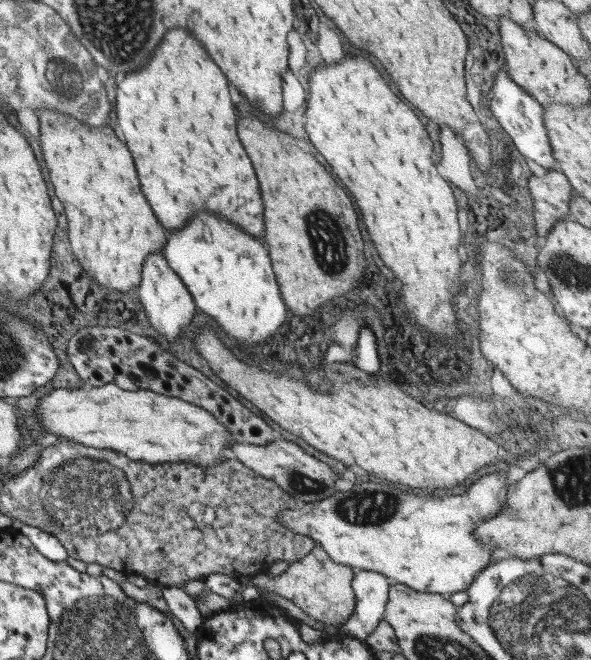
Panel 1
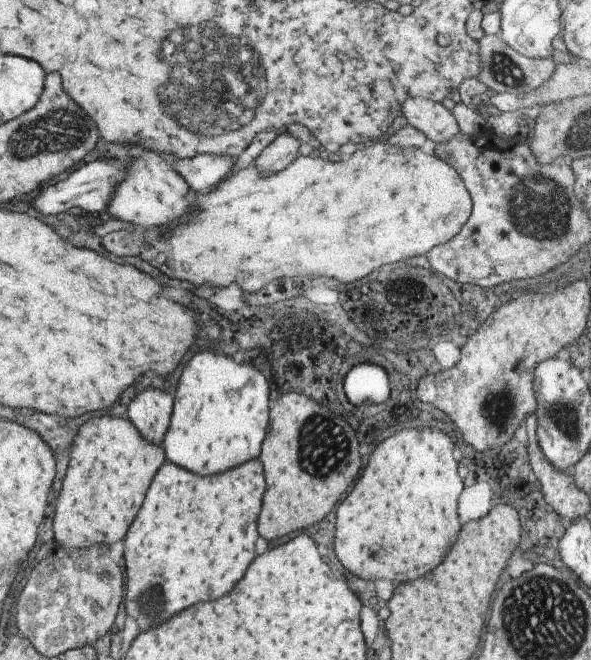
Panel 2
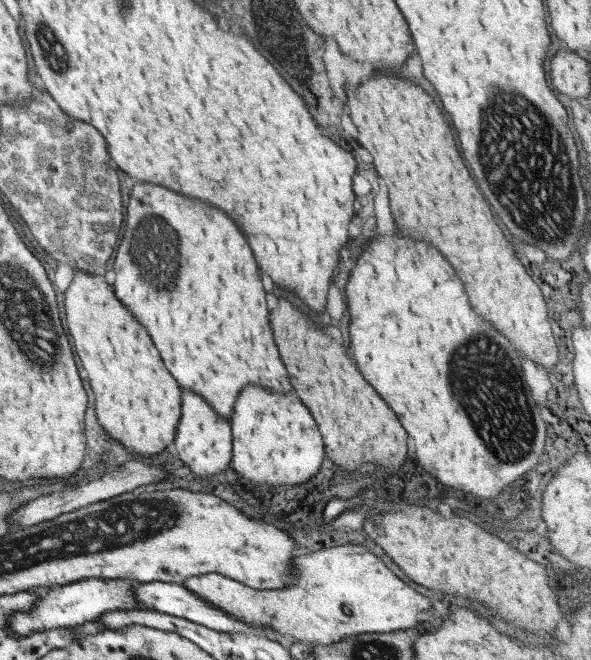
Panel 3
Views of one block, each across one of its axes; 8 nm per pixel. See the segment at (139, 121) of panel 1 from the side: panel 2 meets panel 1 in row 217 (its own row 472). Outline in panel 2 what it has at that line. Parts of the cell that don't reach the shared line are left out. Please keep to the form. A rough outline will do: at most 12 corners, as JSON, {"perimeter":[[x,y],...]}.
{"perimeter":[[166,462],[124,540],[140,632],[256,556],[264,474]]}

